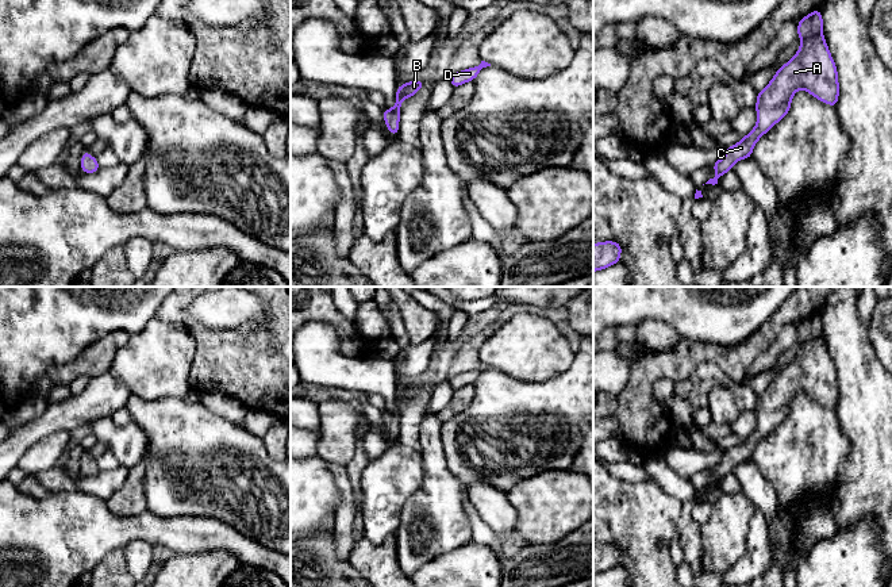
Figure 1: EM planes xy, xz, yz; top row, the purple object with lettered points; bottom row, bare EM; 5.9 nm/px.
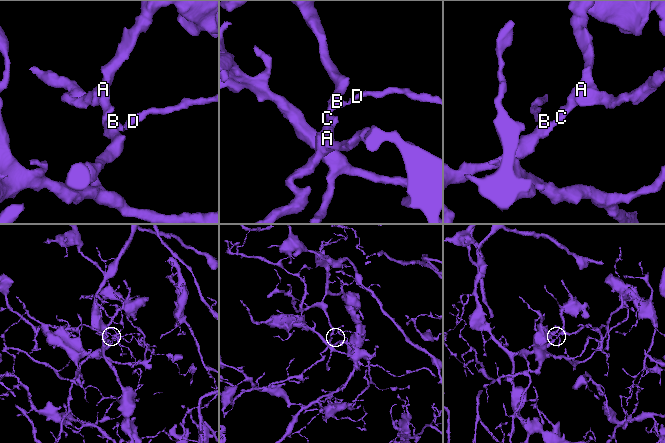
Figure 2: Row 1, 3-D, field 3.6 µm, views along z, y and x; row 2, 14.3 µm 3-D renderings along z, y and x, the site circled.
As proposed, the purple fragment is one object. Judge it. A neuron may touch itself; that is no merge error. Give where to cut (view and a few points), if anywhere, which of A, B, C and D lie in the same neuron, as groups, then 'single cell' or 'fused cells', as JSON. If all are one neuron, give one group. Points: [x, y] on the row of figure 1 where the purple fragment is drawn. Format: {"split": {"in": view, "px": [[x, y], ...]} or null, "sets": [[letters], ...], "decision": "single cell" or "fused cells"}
{"split": null, "sets": [["A", "B", "C", "D"]], "decision": "single cell"}

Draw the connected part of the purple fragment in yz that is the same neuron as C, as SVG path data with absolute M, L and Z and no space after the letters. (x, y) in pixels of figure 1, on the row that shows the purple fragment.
M815 9L799 20L797 34L801 46L793 58L784 64L772 81L758 92L755 127L741 142L727 147L723 158L712 164L716 176L705 184L718 184L719 177L733 170L737 161L751 157L757 141L788 114L797 89L804 89L822 103L837 107L838 72L822 31L820 9Z

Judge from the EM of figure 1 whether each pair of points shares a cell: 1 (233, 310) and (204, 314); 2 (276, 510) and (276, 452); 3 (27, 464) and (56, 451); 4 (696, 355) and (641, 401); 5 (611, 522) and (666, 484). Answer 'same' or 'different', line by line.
1: same
2: different
3: same
4: same
5: different

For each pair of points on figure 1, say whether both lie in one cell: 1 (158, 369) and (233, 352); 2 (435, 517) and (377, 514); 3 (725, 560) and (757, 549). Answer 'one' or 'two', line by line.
1: two
2: two
3: two

